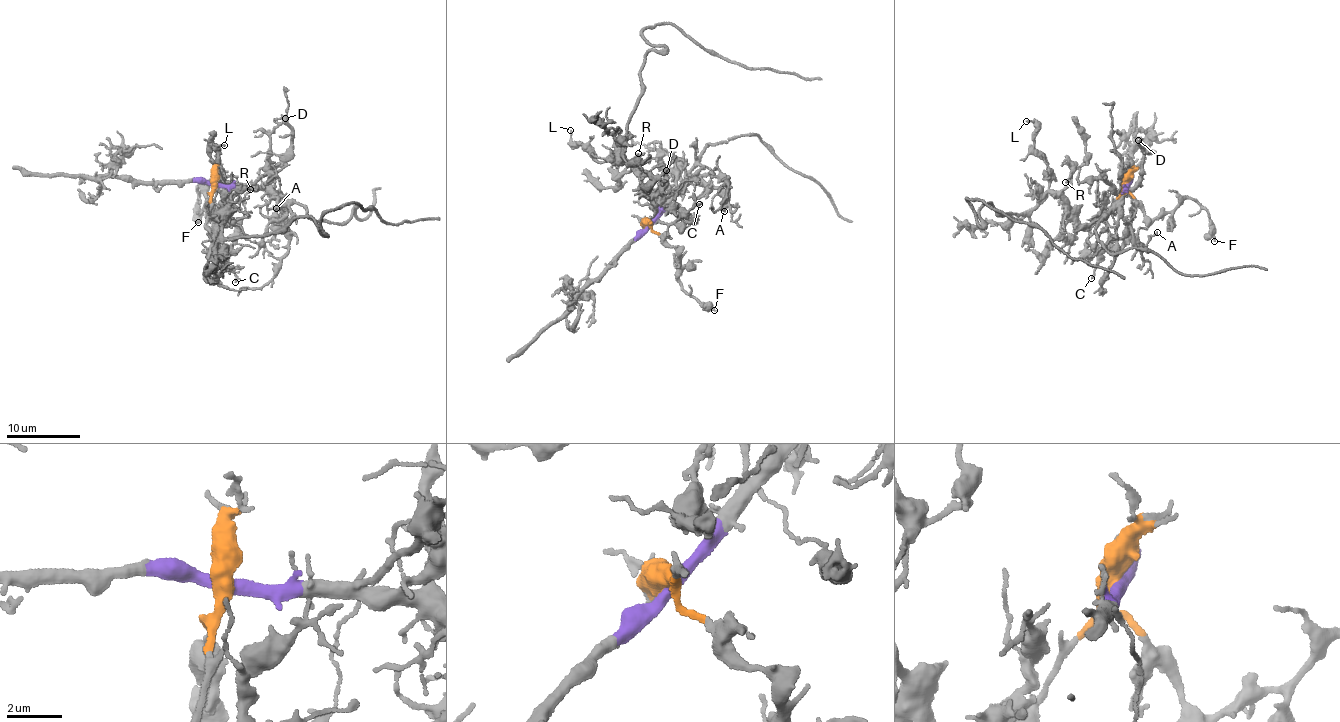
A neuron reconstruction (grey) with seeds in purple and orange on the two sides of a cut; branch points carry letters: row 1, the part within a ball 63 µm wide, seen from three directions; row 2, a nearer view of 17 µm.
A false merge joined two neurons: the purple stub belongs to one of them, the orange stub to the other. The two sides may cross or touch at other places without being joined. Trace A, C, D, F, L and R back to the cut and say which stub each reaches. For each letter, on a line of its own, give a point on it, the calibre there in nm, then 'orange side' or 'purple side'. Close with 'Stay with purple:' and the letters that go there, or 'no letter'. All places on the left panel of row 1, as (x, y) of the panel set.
A: at (276, 208); 130 nm thick; purple side
C: at (235, 282); 140 nm thick; orange side
D: at (285, 118); 170 nm thick; purple side
F: at (198, 222); 180 nm thick; orange side
L: at (224, 145); 90 nm thick; orange side
R: at (250, 189); 140 nm thick; orange side
Stay with purple: A, D

